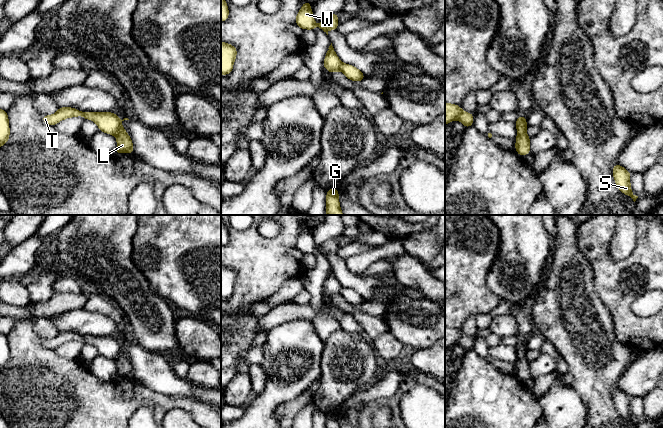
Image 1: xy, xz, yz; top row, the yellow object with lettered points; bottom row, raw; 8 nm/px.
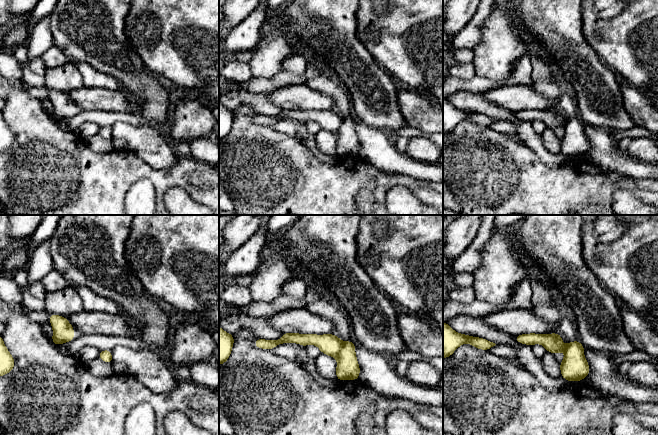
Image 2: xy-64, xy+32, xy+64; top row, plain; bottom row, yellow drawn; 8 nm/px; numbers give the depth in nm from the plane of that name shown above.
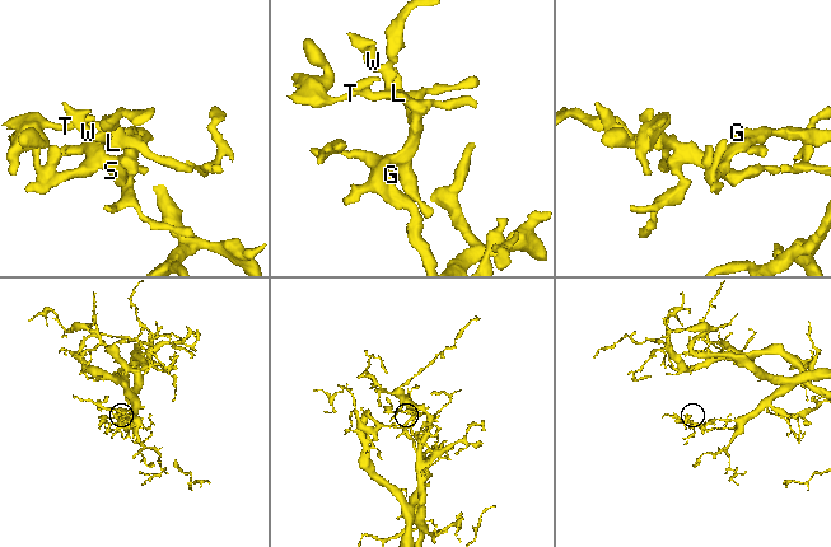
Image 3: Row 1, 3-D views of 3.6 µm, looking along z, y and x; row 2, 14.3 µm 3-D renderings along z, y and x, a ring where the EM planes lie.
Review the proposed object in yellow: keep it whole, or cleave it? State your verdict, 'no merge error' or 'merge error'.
merge error

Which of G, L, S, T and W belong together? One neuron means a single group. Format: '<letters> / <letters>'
G L S / T W

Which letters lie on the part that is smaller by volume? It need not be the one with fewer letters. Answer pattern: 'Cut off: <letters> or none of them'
Cut off: T, W

